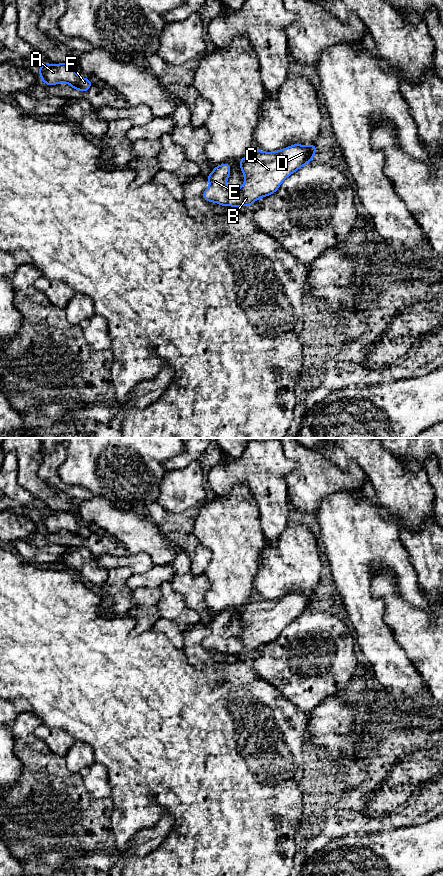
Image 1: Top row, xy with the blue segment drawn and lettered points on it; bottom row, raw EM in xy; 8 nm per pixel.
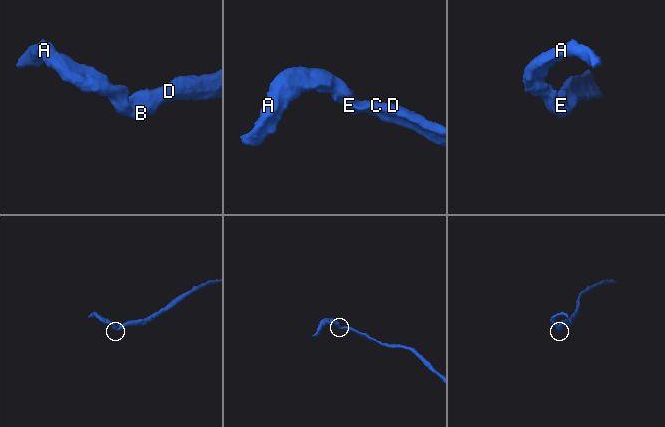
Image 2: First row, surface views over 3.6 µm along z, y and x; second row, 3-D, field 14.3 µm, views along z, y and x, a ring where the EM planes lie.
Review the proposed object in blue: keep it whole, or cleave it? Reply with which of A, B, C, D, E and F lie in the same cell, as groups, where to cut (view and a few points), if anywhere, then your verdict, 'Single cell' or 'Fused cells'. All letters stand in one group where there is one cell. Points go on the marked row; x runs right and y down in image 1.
Groups: A B C D E F. No split. Single cell

